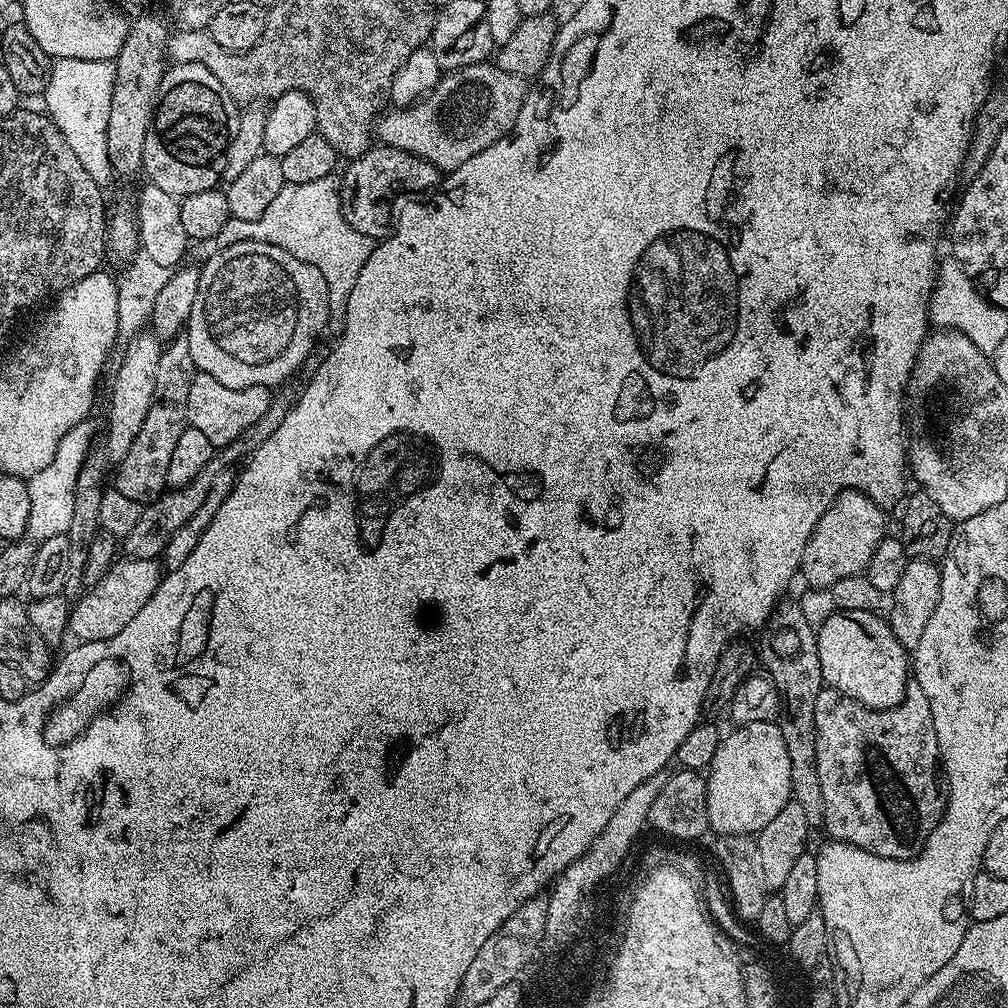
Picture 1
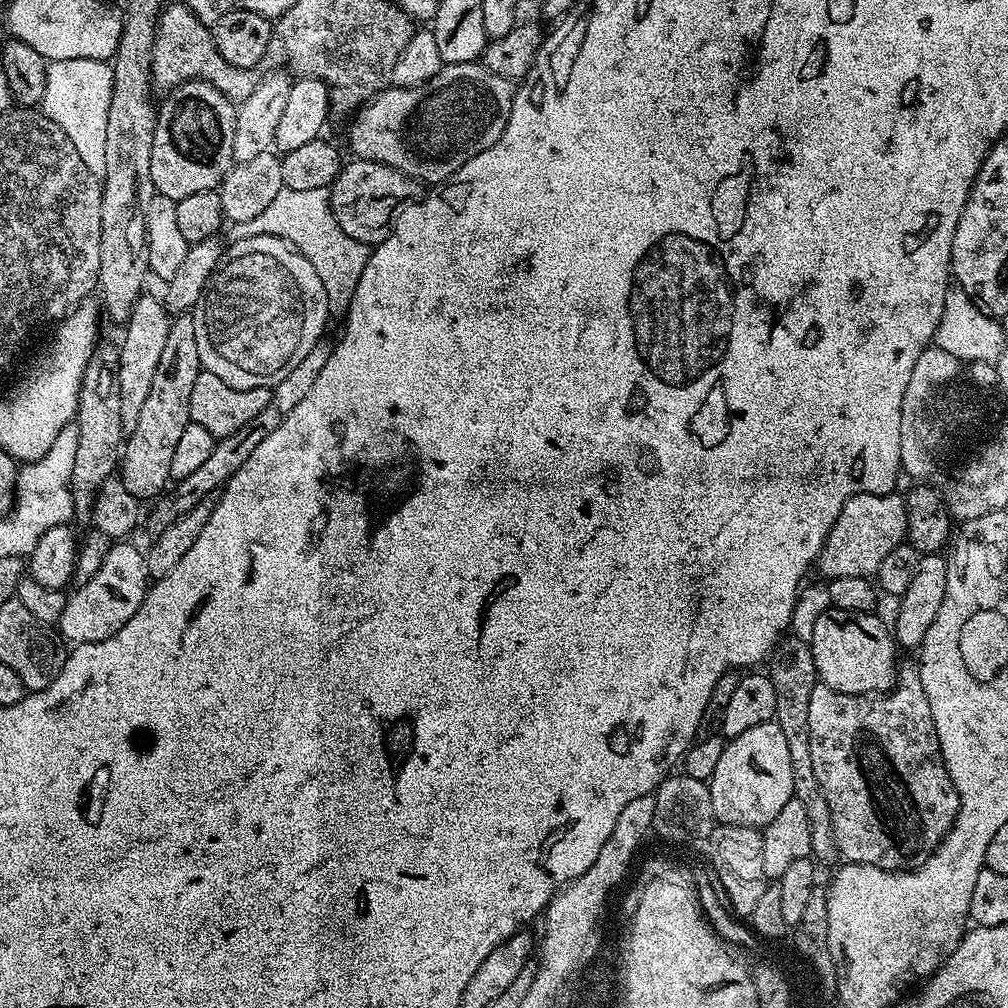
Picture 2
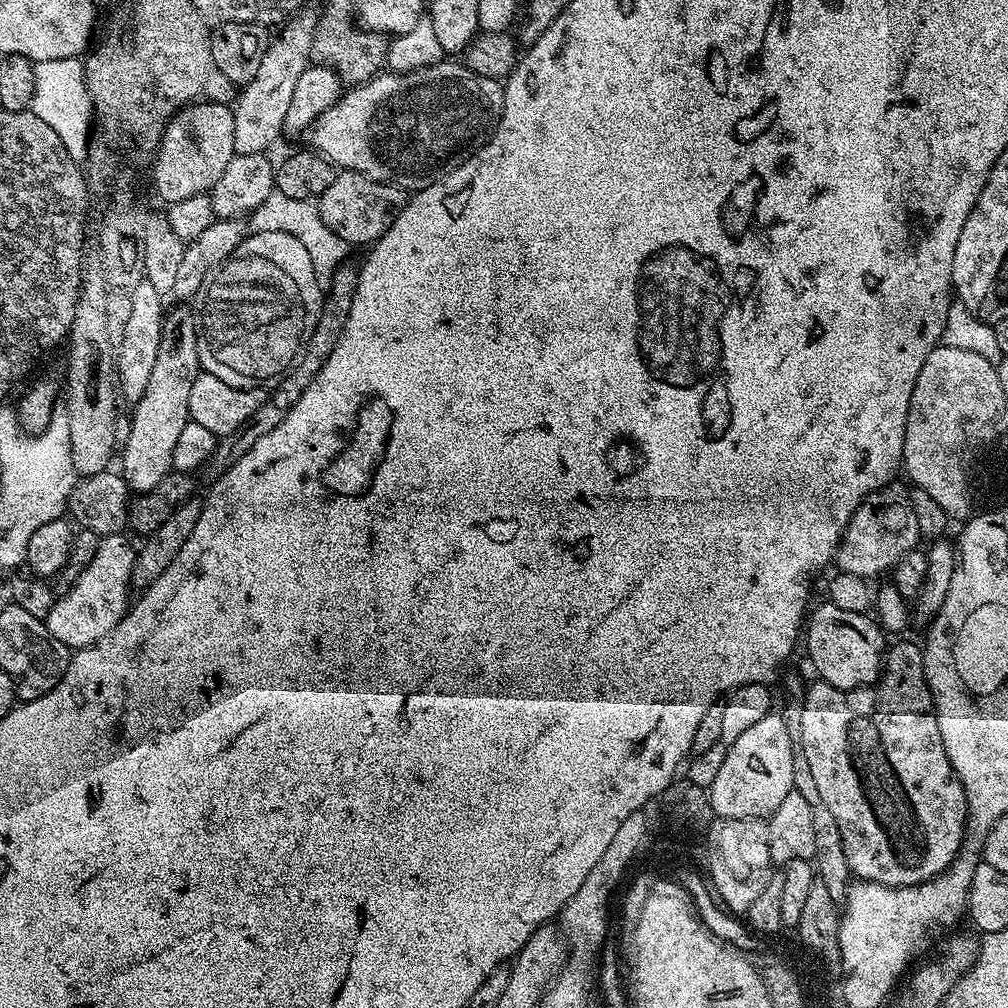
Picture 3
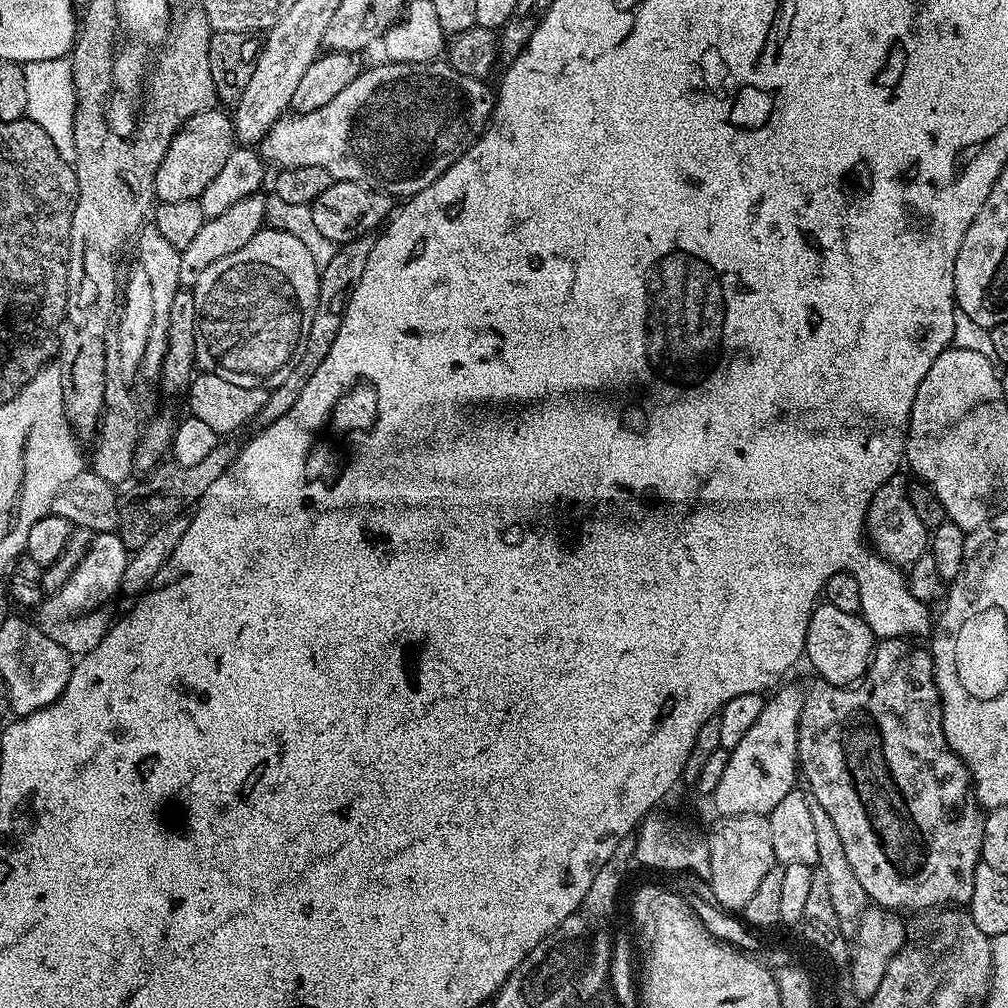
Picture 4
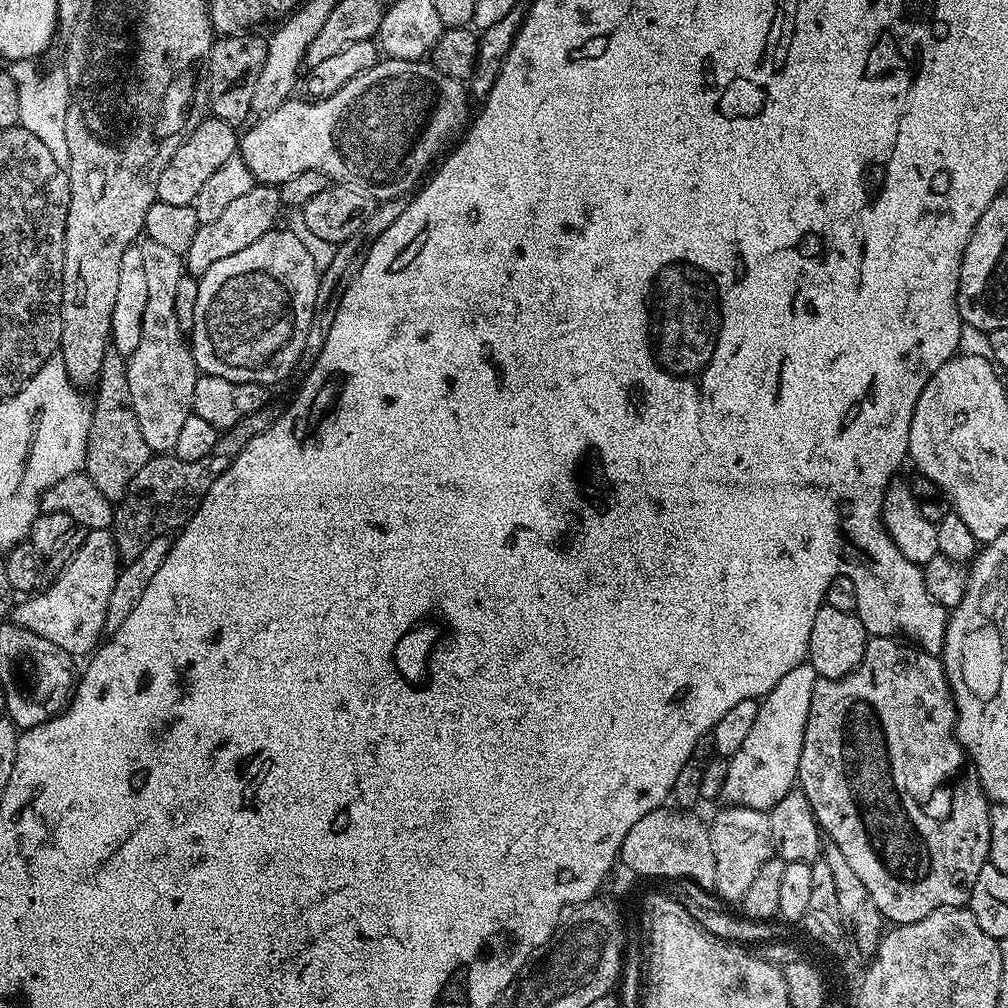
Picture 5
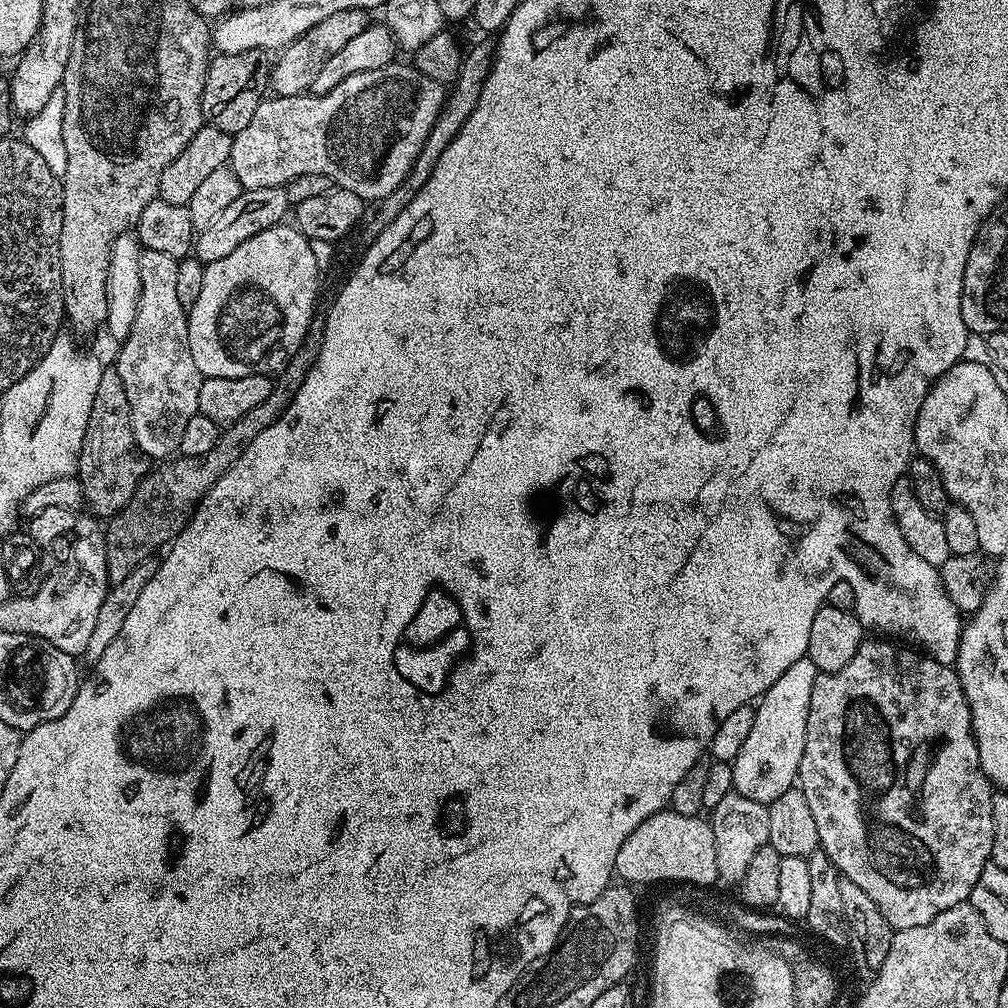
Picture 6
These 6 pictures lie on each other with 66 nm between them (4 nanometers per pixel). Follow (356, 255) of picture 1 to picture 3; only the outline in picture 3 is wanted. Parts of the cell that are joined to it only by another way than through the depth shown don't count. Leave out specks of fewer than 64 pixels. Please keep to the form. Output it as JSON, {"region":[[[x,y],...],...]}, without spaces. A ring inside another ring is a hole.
{"region":[[[273,190],[270,198],[266,198],[266,202],[262,202],[262,206],[247,217],[246,223],[252,232],[285,232],[298,238],[298,242],[306,246],[306,254],[310,254],[310,262],[314,262],[316,275],[321,278],[335,276],[336,269],[349,259],[350,245],[338,238],[338,234],[334,234],[326,222],[322,222],[319,203],[302,198],[286,198],[286,194]]]}

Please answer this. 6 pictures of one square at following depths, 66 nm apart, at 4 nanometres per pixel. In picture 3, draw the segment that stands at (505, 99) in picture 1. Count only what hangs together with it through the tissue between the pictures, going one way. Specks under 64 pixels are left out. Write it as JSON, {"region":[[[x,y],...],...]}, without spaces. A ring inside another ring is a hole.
{"region":[[[441,62],[429,68],[419,68],[417,72],[398,73],[384,70],[373,76],[366,84],[349,87],[336,101],[336,104],[330,106],[330,110],[326,110],[326,114],[319,116],[315,124],[312,125],[310,129],[311,147],[327,158],[331,164],[335,164],[337,169],[346,172],[357,172],[385,186],[396,186],[396,183],[400,183],[404,188],[419,190],[428,184],[434,184],[436,181],[444,179],[448,173],[454,171],[458,166],[462,166],[462,162],[469,160],[472,153],[477,152],[492,137],[492,133],[500,124],[502,110],[504,109],[504,84],[500,80],[482,74],[474,74],[474,70],[470,70],[462,62],[448,63]]]}

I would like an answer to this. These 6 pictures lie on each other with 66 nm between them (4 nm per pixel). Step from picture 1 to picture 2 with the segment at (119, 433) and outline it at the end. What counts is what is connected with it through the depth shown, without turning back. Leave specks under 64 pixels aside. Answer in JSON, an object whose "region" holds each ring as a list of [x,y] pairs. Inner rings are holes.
{"region":[[[142,294],[136,299],[132,313],[128,315],[124,328],[124,341],[119,341],[120,361],[116,377],[118,395],[122,402],[122,422],[125,429],[131,430],[138,422],[138,414],[150,394],[150,385],[154,382],[154,370],[158,370],[162,350],[166,343],[166,334],[170,334],[173,317],[159,295]]]}

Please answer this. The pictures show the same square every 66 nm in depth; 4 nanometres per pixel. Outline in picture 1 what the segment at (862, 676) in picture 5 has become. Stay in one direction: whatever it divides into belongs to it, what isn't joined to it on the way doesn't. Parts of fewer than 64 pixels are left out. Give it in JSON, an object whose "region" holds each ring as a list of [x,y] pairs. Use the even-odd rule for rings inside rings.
{"region":[[[909,683],[902,702],[890,710],[867,708],[837,688],[825,686],[818,694],[818,702],[814,702],[814,730],[818,782],[822,785],[824,803],[823,827],[828,828],[827,835],[882,858],[912,860],[916,857],[948,805],[938,734],[934,734],[934,714],[930,714],[930,698],[926,698],[922,686]]]}

